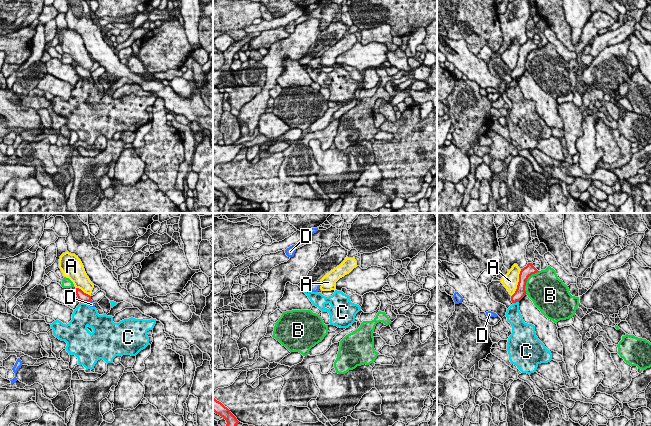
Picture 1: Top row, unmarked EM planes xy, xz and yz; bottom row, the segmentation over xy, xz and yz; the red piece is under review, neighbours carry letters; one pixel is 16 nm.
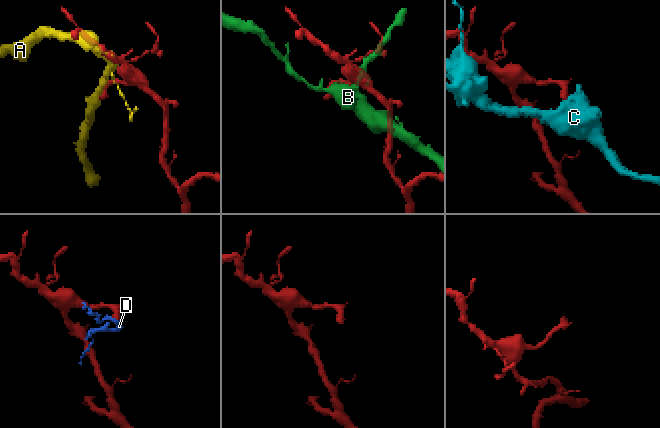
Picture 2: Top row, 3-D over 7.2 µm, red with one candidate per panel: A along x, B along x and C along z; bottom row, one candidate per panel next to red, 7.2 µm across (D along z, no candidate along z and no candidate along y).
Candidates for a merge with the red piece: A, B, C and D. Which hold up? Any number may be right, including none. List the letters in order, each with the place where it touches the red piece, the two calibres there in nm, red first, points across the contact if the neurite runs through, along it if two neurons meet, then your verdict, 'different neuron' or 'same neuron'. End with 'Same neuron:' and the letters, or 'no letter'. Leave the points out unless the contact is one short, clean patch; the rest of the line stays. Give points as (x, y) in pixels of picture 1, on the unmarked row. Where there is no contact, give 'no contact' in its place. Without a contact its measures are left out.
A: yz (518, 59) | 170/260 nm | different neuron
B: yz (526, 56) | 170/460 nm | different neuron
C: xy (84, 78) | 160/340 nm | along xy (80, 78), (87, 79) | different neuron
D: xy (89, 77) | 160/90 nm | across xy (83, 73), (89, 77), (91, 80) | same neuron
Same neuron: D

